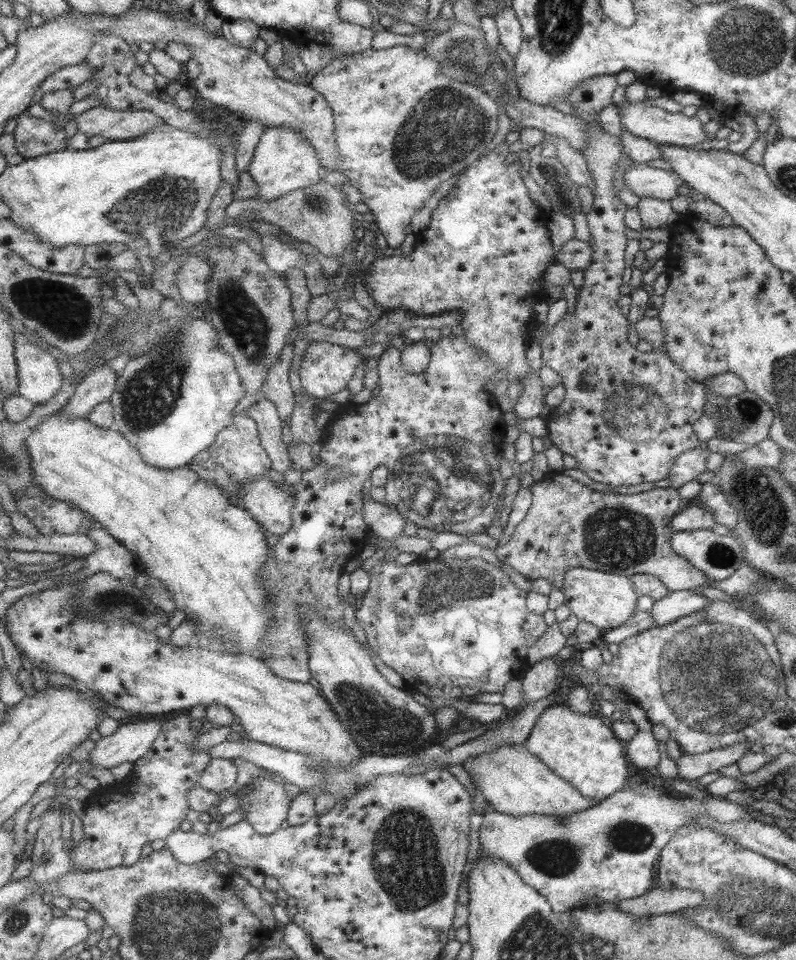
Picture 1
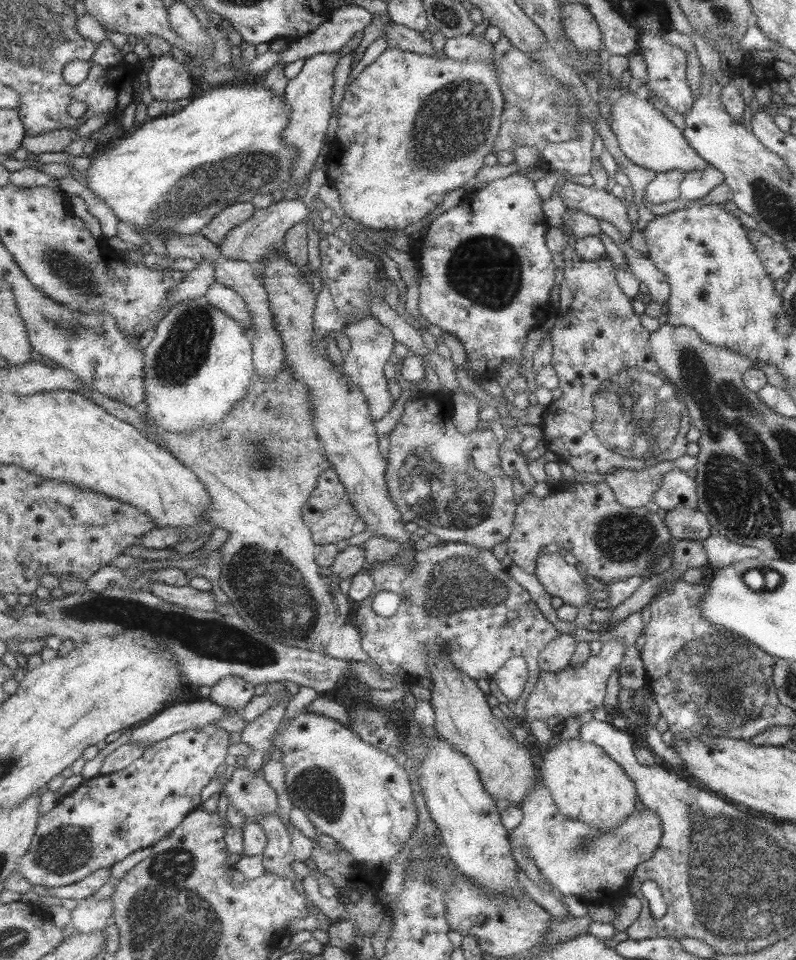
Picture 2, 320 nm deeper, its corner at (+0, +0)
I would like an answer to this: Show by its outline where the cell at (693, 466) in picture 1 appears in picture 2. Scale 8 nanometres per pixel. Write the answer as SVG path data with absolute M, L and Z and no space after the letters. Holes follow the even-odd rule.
M666 461L656 464L654 467L643 468L641 472L631 470L619 470L603 474L603 482L606 483L617 498L619 504L626 508L640 508L645 506L655 492L663 474L673 470L673 462Z

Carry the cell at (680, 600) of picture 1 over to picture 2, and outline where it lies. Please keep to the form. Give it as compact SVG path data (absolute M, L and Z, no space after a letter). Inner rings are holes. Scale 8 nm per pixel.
M620 638L603 640L600 652L597 655L586 658L583 664L576 667L567 666L562 671L543 672L540 670L537 682L524 702L525 721L541 721L546 723L549 717L561 718L565 721L569 717L580 717L581 714L597 709L602 706L606 691L606 680L613 668L622 662L625 655L624 644Z

